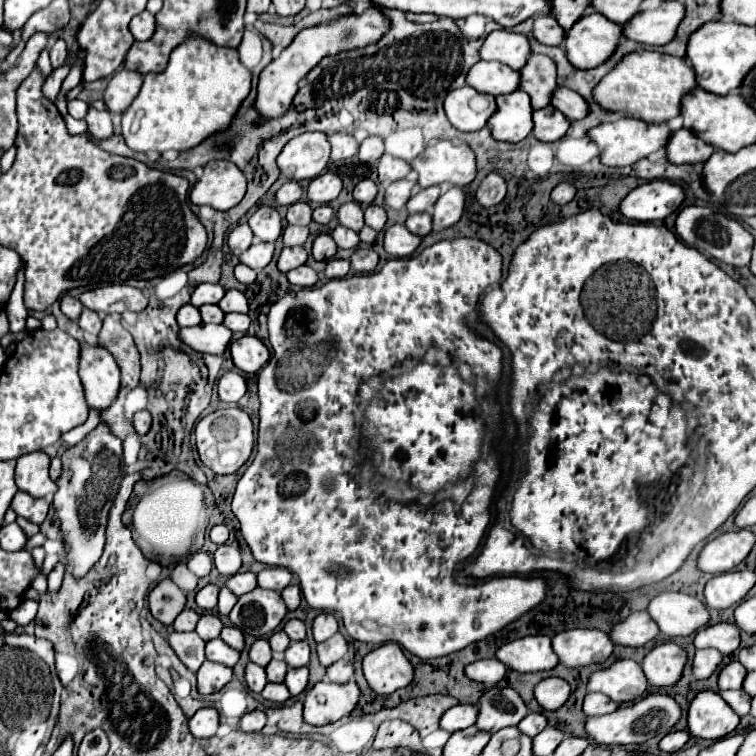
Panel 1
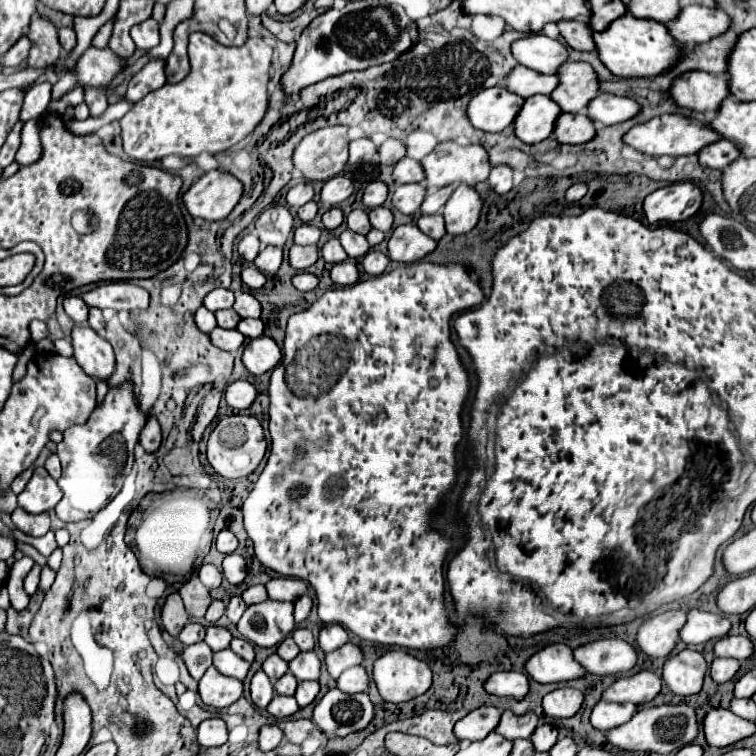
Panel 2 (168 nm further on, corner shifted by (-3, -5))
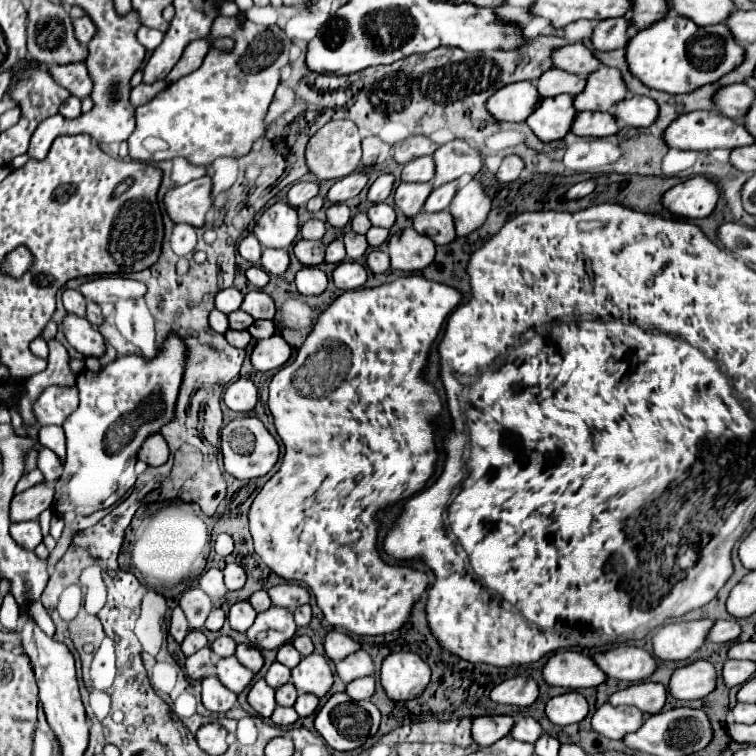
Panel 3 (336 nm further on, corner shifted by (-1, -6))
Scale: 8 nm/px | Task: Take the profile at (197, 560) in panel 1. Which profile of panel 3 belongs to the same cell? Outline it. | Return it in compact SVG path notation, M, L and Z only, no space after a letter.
M210 568L208 572L204 572L198 580L198 586L212 598L212 600L220 600L228 590L224 586L224 580L222 580L222 570L218 568Z

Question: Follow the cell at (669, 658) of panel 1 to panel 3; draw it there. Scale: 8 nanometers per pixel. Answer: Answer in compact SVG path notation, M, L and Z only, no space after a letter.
M696 660L678 668L670 680L670 694L678 700L702 700L716 690L716 668L706 660Z

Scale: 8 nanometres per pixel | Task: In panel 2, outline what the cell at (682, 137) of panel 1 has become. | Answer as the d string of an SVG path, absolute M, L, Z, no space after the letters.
M720 139L714 141L706 147L702 147L702 151L698 153L700 165L708 167L708 169L724 169L728 163L732 163L740 153L736 151L736 147L732 147L730 141Z

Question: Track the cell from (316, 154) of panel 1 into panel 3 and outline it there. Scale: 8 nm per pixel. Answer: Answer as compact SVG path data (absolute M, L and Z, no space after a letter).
M334 120L328 122L322 130L318 130L308 146L306 146L306 162L310 172L318 176L318 180L338 180L348 174L352 174L362 160L362 146L360 146L360 134L358 126L352 120Z

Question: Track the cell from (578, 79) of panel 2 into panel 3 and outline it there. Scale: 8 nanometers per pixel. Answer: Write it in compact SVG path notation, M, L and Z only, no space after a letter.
M602 66L594 76L588 78L586 92L576 96L578 112L612 112L612 108L628 96L626 82L622 80L620 70Z

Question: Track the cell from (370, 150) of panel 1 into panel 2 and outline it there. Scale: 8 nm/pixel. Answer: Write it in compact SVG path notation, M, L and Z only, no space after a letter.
M388 139L378 147L378 155L380 155L380 163L382 165L394 165L404 157L406 149L402 145L402 141L398 139Z

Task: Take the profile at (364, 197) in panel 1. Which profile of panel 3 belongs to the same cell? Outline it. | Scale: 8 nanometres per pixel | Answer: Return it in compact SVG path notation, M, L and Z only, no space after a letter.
M382 174L380 178L374 180L374 184L368 190L368 200L370 202L384 202L394 188L394 176L392 174Z

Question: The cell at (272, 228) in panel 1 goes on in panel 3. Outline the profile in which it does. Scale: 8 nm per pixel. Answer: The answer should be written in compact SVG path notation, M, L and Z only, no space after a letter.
M286 202L272 204L258 218L254 234L264 248L288 248L298 236L296 210Z

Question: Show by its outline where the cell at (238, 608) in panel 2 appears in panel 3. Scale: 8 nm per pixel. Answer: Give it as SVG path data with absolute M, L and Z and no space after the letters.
M246 600L232 604L228 614L228 622L236 632L246 632L254 624L254 618L256 618L256 610Z

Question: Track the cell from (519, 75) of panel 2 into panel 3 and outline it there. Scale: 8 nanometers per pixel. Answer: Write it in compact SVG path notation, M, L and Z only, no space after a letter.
M552 68L538 78L538 92L540 96L558 96L558 94L580 94L586 86L584 76L576 76L572 72L564 72L560 68Z

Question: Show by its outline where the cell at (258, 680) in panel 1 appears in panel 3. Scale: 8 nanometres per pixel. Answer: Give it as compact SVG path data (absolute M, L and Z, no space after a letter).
M258 680L250 694L248 694L248 704L262 716L262 718L270 718L274 708L276 708L276 700L274 700L274 688L270 688L266 684L266 680Z

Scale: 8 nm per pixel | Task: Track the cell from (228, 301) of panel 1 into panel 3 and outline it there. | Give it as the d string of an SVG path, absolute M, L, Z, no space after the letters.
M262 290L248 292L244 302L242 302L242 310L248 312L250 316L254 316L256 320L258 318L274 318L274 314L276 314L274 300L266 292L262 292Z

